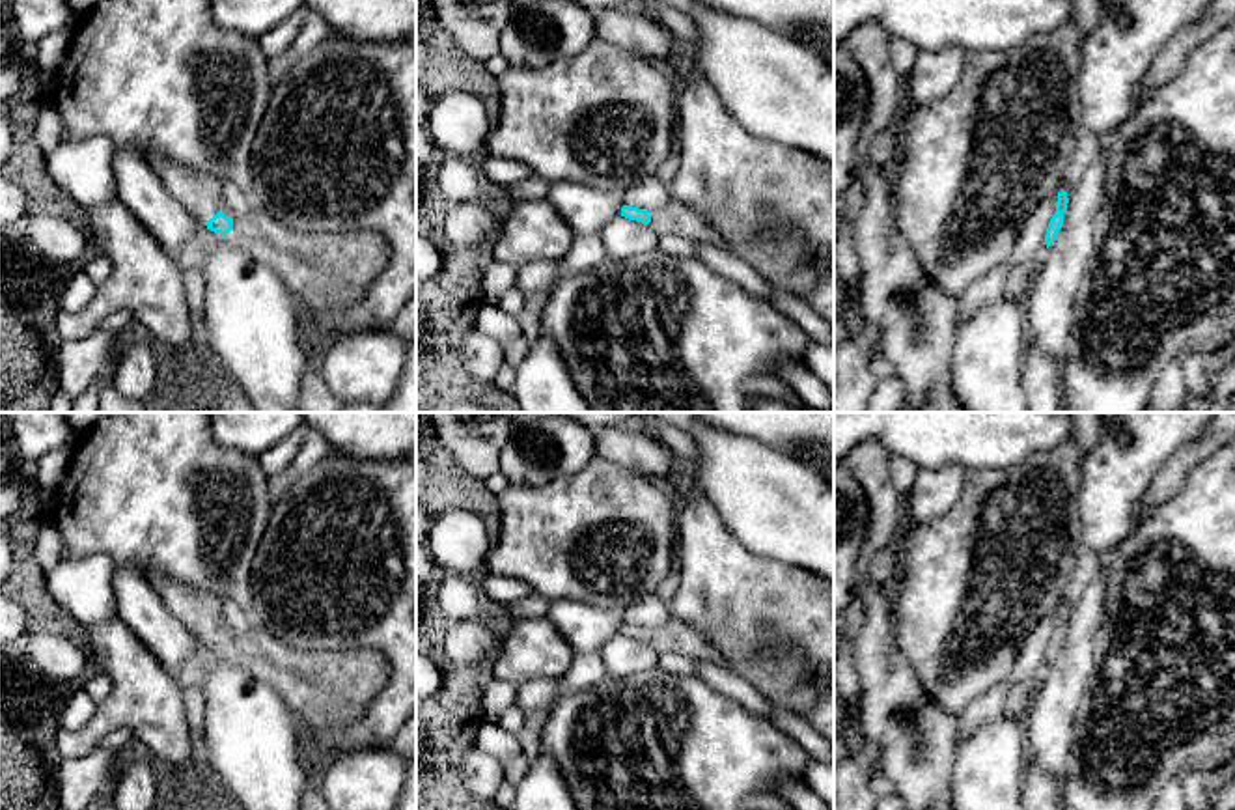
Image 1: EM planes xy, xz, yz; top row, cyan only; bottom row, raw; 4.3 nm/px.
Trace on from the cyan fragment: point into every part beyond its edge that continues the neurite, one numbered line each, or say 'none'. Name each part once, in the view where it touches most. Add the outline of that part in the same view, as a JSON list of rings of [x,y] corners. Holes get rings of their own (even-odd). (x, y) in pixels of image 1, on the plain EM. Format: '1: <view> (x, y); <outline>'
1: xy (200, 613); [[[149,573],[149,584],[157,590],[168,610],[198,640],[209,640],[220,629],[222,605],[205,590],[196,590],[164,573]]]
2: xy (323, 687); [[[257,625],[233,635],[233,648],[222,657],[272,687],[297,715],[302,730],[312,732],[358,722],[392,676],[390,661],[373,648],[298,649]]]

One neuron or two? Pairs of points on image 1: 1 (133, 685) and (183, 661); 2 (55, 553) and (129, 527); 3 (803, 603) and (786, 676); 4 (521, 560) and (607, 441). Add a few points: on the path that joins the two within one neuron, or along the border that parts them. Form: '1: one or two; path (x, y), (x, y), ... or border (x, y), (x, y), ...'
1: two; border (135, 637), (181, 682)
2: two; border (47, 517), (60, 536), (66, 558)
3: two; border (749, 656), (786, 641), (814, 674)
4: two; border (596, 454), (637, 474)

